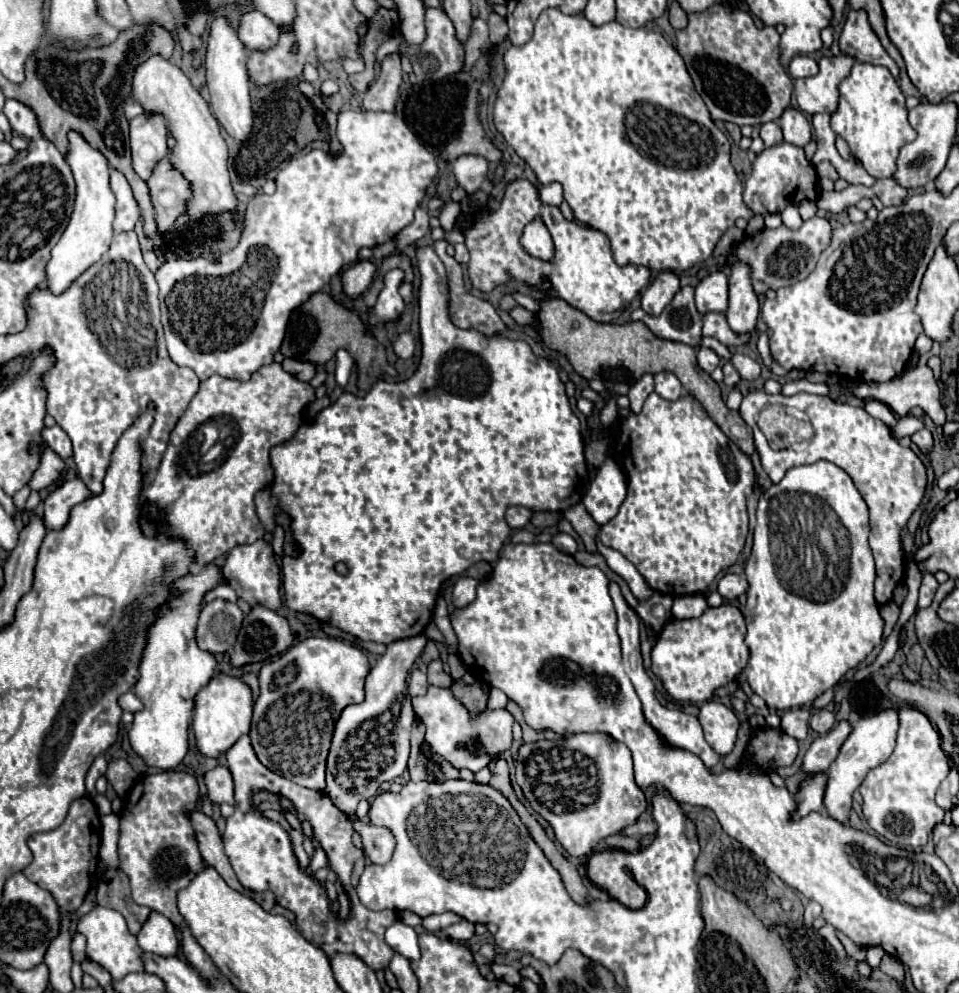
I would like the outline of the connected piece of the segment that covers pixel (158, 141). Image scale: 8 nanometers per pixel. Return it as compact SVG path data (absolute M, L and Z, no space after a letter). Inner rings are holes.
M135 116L129 122L129 140L133 170L141 180L149 180L155 164L167 152L165 124L161 120L149 120L149 116Z

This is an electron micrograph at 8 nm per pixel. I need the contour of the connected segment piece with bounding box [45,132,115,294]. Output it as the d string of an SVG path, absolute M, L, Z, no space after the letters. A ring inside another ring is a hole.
M69 132L69 154L67 164L71 166L73 178L77 182L77 198L75 208L65 228L61 240L51 250L51 260L47 262L47 290L53 294L65 292L73 280L77 280L91 264L101 260L101 256L109 250L113 238L113 192L109 188L109 164L101 152L91 148L85 138L77 132Z

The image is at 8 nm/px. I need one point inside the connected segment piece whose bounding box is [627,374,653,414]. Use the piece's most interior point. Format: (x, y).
(637, 394)

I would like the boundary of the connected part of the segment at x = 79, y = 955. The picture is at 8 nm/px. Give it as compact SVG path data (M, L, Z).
M75 934L75 940L71 942L71 954L73 954L75 968L77 968L85 960L85 938L81 934Z

